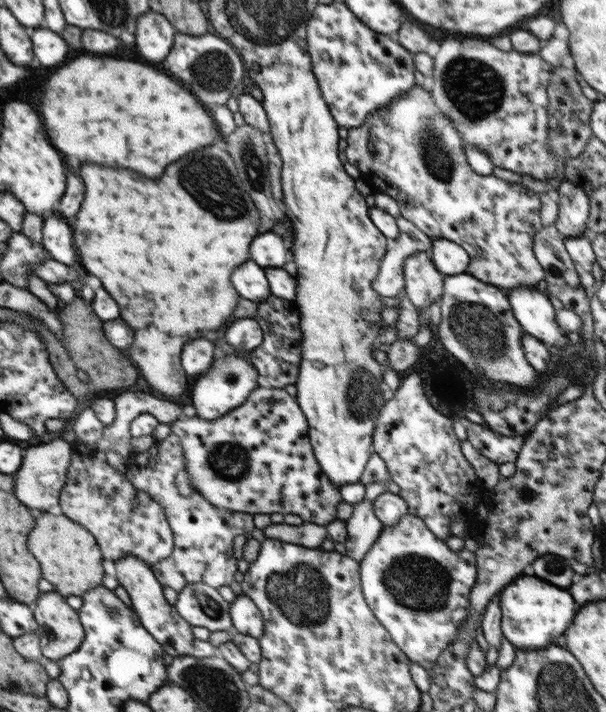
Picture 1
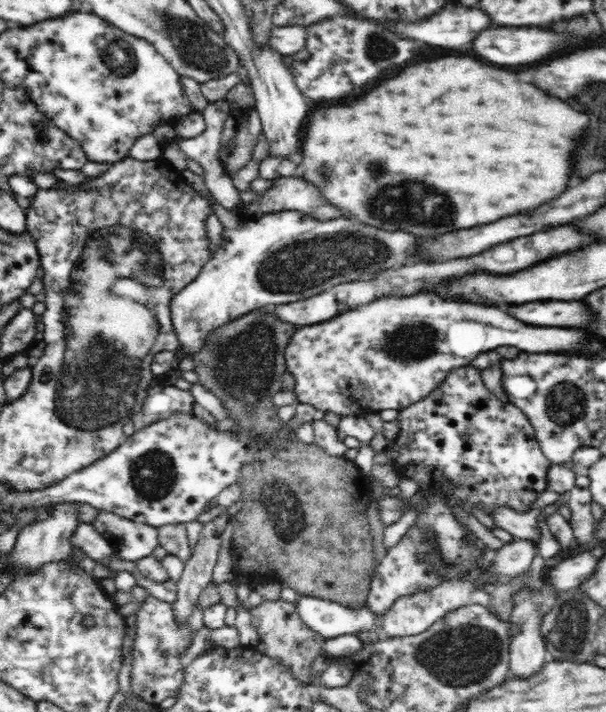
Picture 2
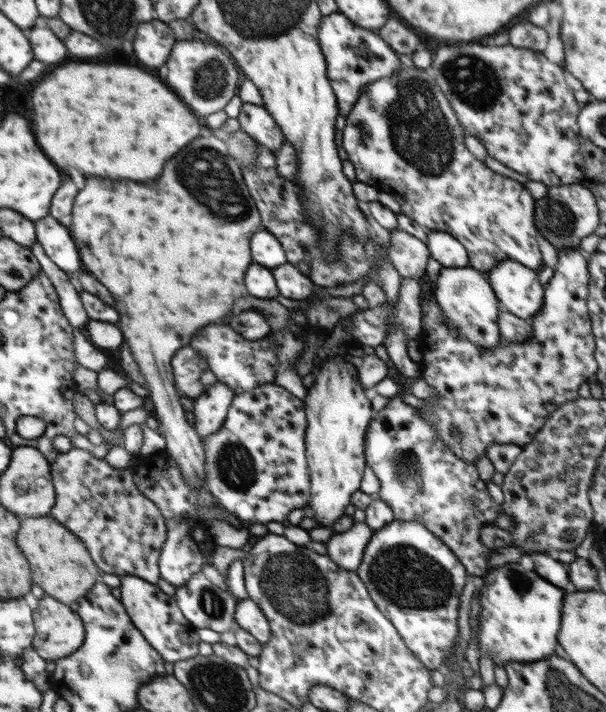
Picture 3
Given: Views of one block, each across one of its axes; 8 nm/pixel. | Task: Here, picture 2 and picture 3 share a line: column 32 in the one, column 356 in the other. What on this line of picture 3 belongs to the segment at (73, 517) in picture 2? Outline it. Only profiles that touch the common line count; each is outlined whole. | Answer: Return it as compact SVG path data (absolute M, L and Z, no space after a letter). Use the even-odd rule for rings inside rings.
M365 521L354 522L347 531L332 535L326 543L328 558L342 570L357 571L372 535L373 530Z

